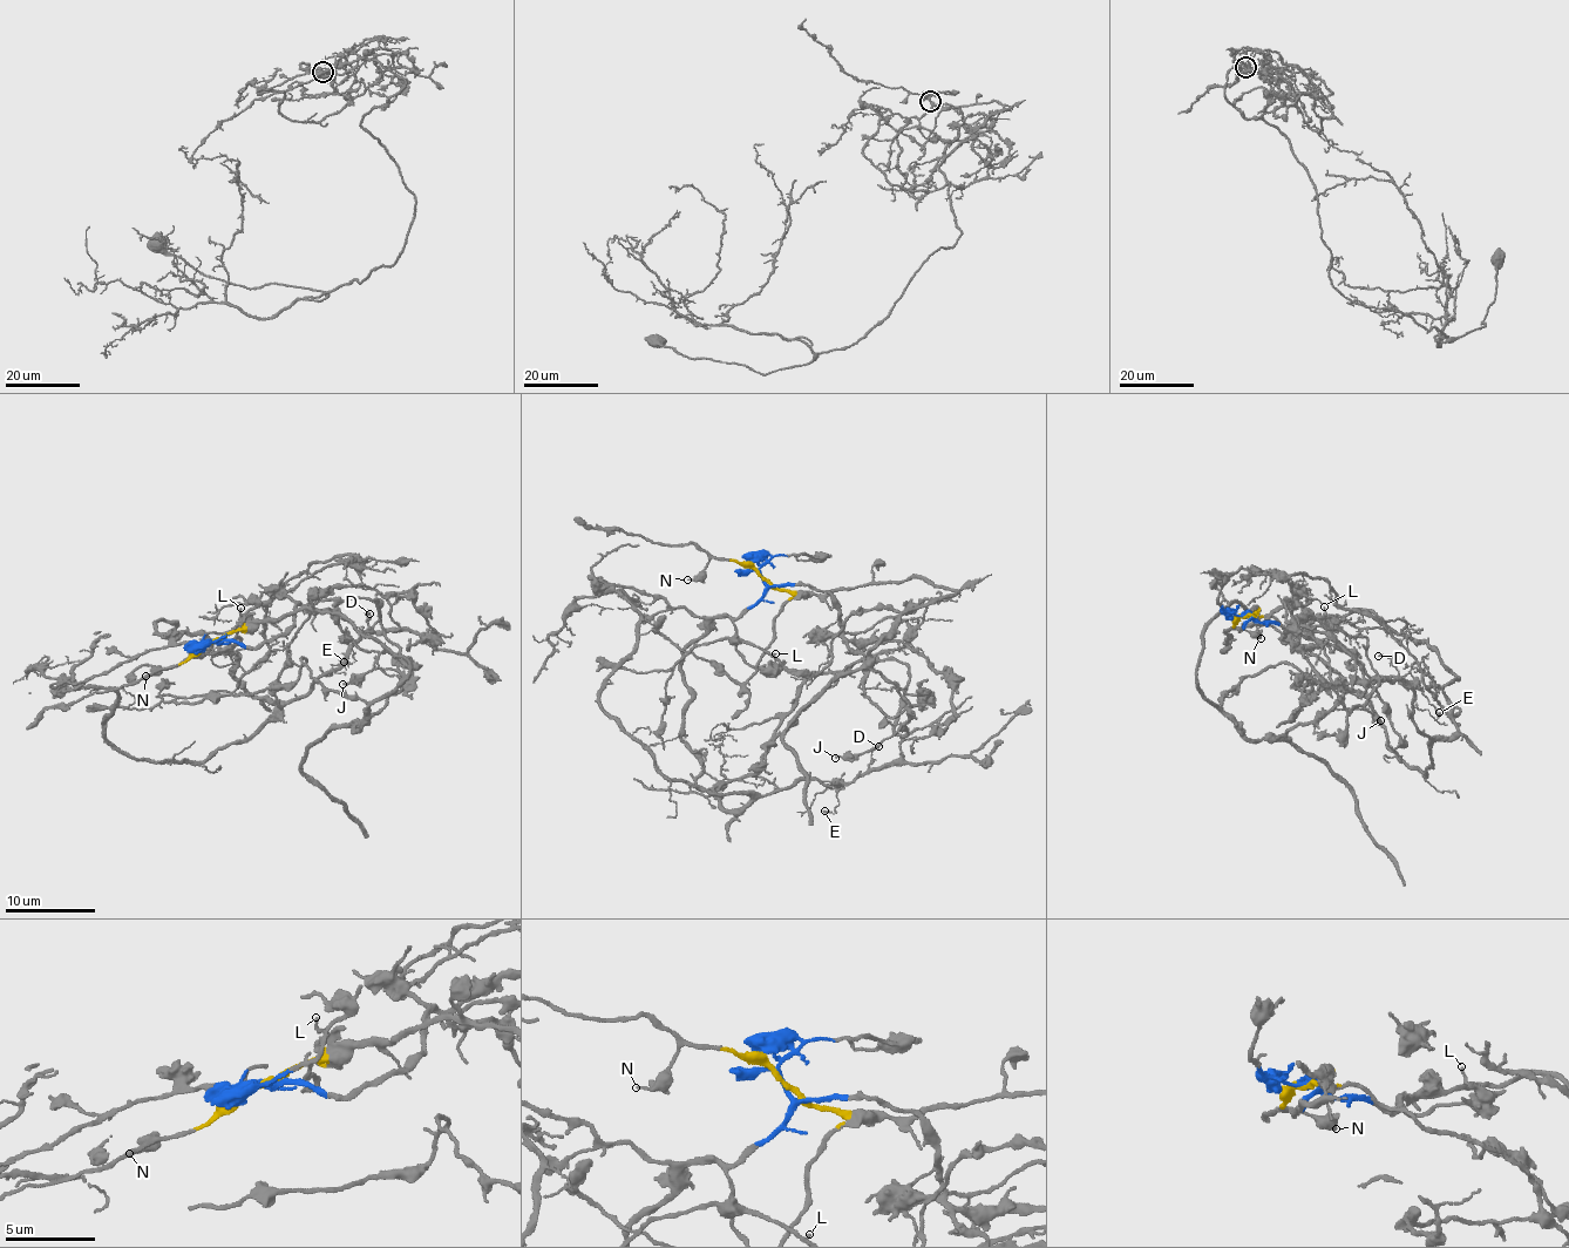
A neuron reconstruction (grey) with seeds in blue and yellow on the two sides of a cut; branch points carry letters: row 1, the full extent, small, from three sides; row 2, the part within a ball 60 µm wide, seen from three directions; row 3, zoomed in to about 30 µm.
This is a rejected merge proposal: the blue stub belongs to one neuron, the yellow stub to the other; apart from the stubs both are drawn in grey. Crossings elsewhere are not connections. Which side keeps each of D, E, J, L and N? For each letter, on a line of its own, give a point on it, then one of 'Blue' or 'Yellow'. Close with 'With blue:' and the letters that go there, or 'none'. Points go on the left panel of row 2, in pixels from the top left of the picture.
D: Place: (369, 614). Blue
E: Place: (344, 662). Blue
J: Place: (342, 684). Yellow
L: Place: (240, 608). Blue
N: Place: (145, 676). Yellow
With blue: D, E, L

